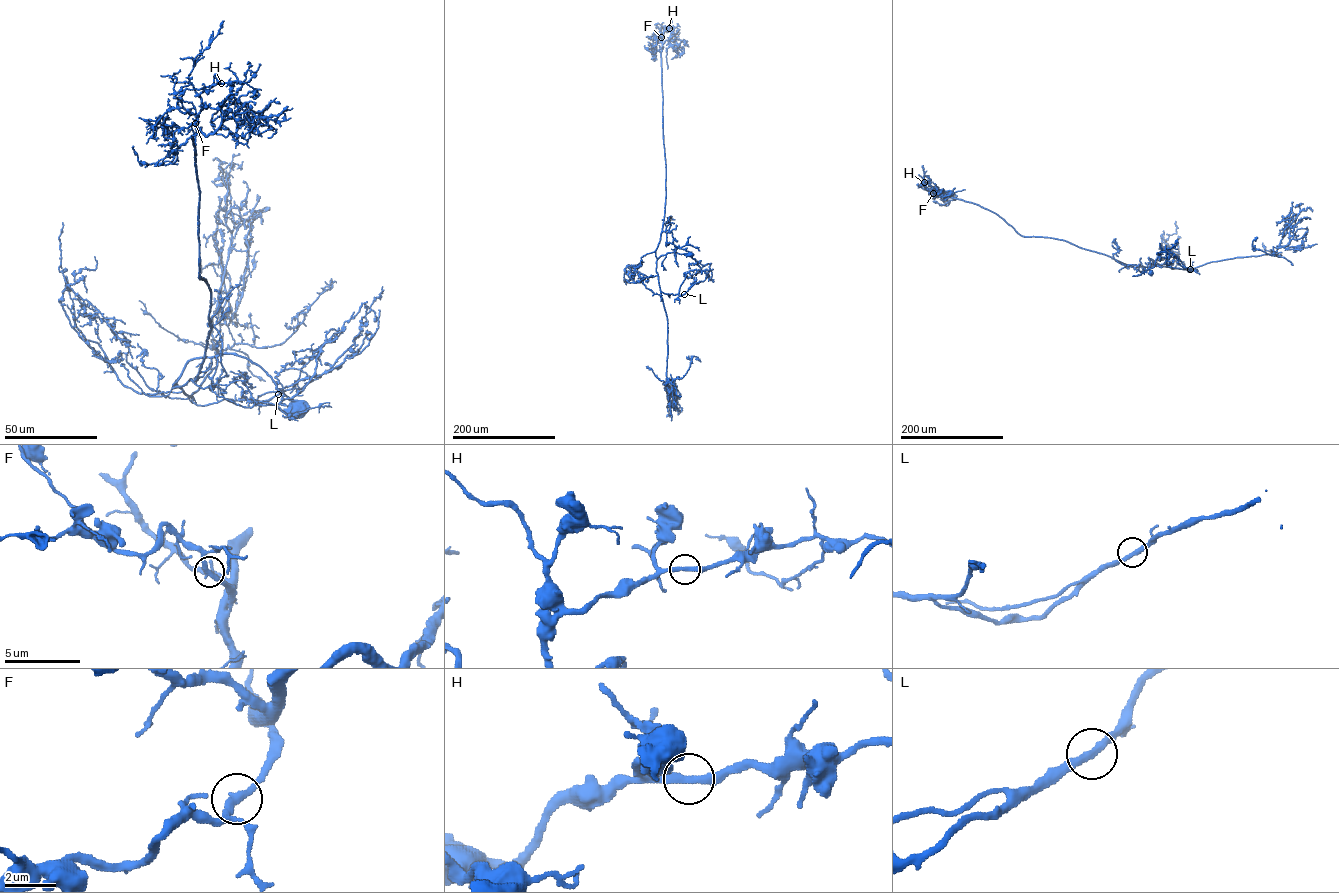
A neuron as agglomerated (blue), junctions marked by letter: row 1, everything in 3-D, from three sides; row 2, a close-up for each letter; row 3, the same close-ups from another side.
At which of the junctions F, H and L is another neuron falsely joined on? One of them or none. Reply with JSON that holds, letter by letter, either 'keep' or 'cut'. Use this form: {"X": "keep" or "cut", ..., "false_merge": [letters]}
{"F": "keep", "H": "keep", "L": "keep", "false_merge": []}

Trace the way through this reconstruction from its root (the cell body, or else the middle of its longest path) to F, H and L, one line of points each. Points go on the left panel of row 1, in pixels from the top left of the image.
F: (297, 409), (231, 353), (191, 359), (173, 388), (197, 378), (211, 330), (195, 123)
H: (297, 409), (231, 353), (191, 359), (173, 388), (197, 378), (211, 330), (193, 136), (198, 95), (221, 84)
L: (297, 409), (259, 366), (231, 353), (191, 359), (175, 386), (200, 405), (278, 394)

